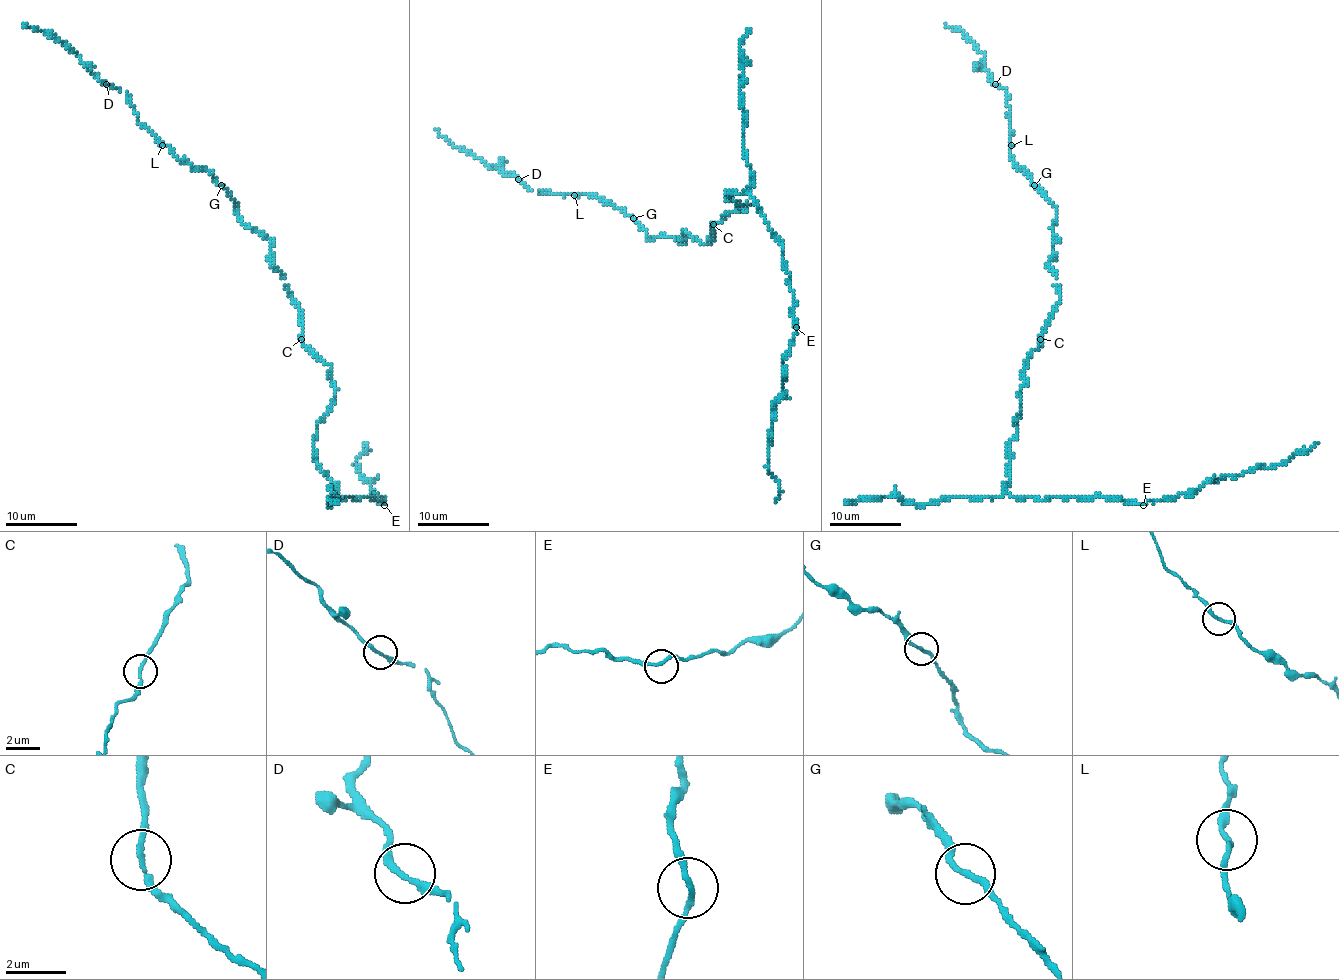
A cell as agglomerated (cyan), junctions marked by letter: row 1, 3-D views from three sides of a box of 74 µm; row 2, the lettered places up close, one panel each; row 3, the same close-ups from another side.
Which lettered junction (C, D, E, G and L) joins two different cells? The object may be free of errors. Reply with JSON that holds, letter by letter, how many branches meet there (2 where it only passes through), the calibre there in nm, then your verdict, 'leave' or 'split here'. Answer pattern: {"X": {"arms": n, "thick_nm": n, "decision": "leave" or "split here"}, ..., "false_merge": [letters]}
{"C": {"arms": 2, "thick_nm": 170, "decision": "leave"}, "D": {"arms": 2, "thick_nm": 180, "decision": "leave"}, "E": {"arms": 2, "thick_nm": 180, "decision": "leave"}, "G": {"arms": 2, "thick_nm": 170, "decision": "leave"}, "L": {"arms": 2, "thick_nm": 170, "decision": "leave"}, "false_merge": []}

